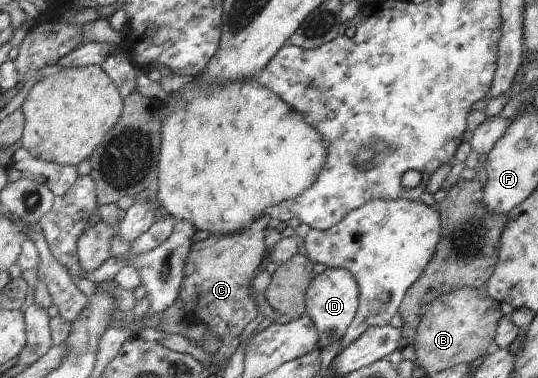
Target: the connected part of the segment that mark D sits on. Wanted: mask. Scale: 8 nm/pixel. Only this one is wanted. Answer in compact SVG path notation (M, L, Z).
M327 268L313 281L306 295L307 316L316 324L320 333L320 347L342 341L358 316L360 285L347 269Z

